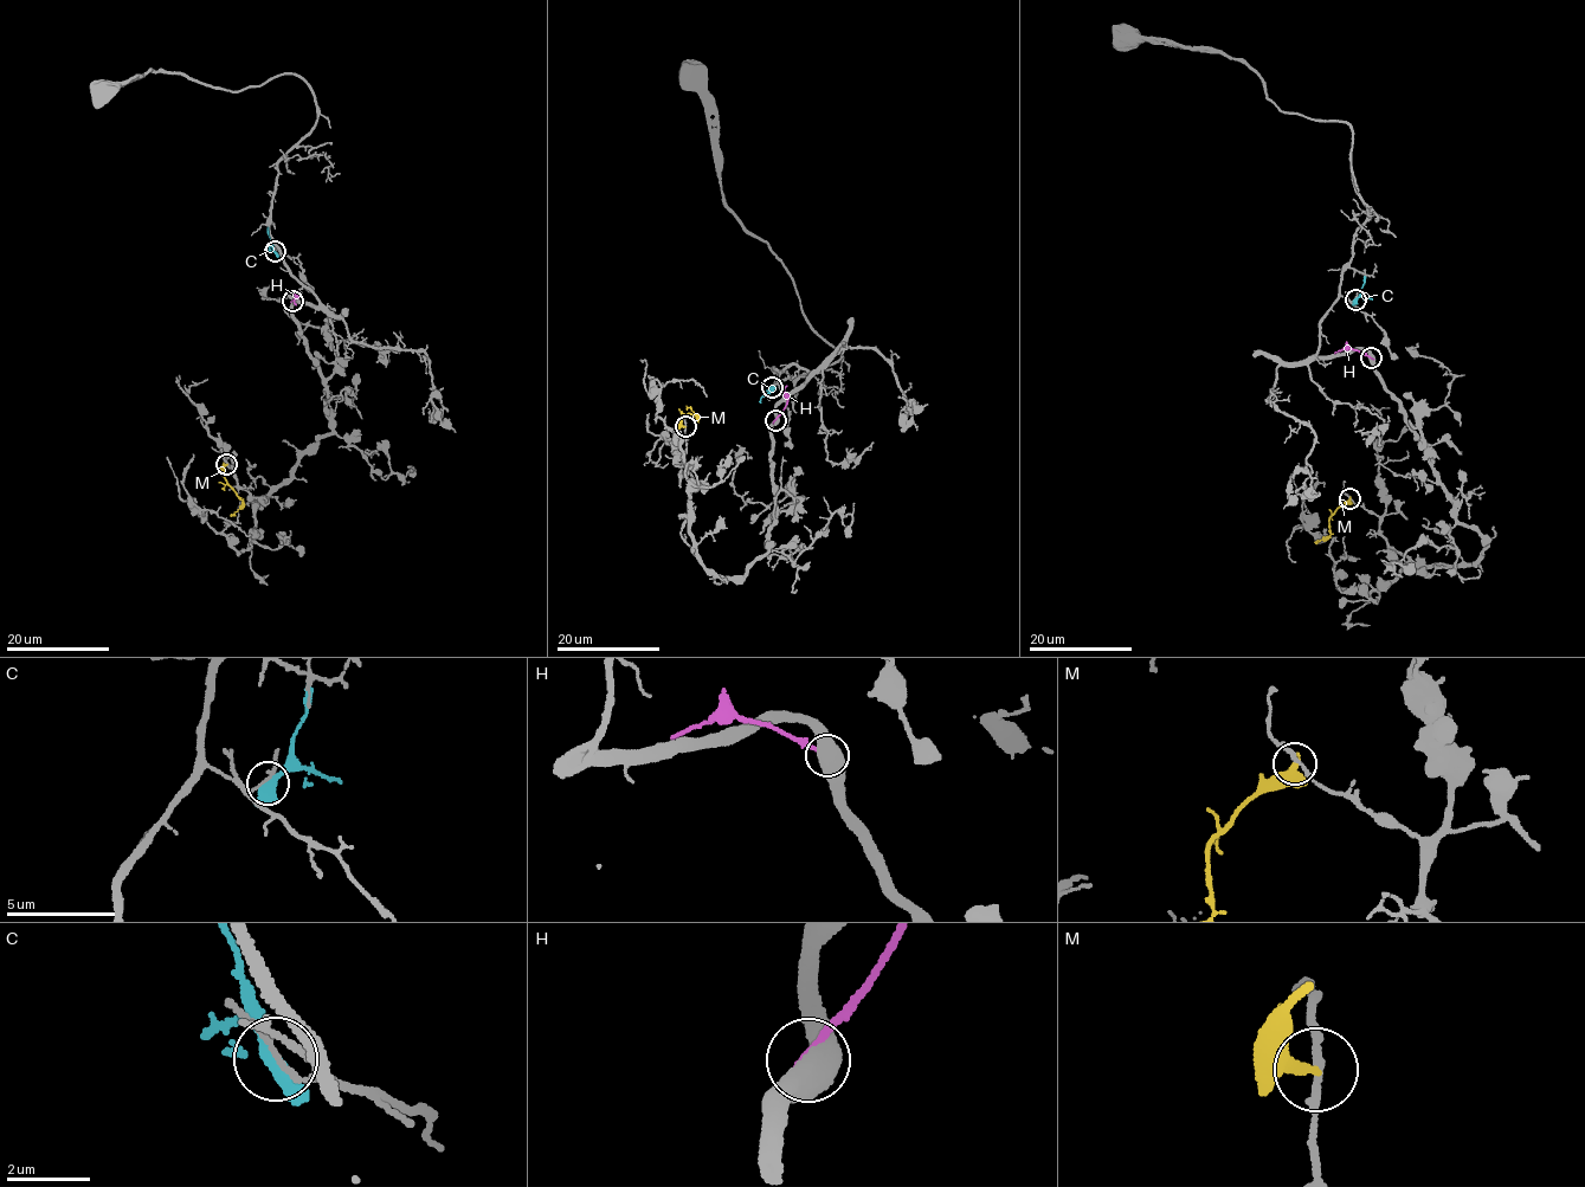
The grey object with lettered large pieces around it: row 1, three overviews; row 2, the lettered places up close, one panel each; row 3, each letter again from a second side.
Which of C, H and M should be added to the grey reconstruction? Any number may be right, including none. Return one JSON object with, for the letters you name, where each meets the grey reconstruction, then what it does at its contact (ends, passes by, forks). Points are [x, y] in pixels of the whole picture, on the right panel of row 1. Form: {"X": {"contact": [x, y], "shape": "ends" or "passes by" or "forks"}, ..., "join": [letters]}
{"join": []}

